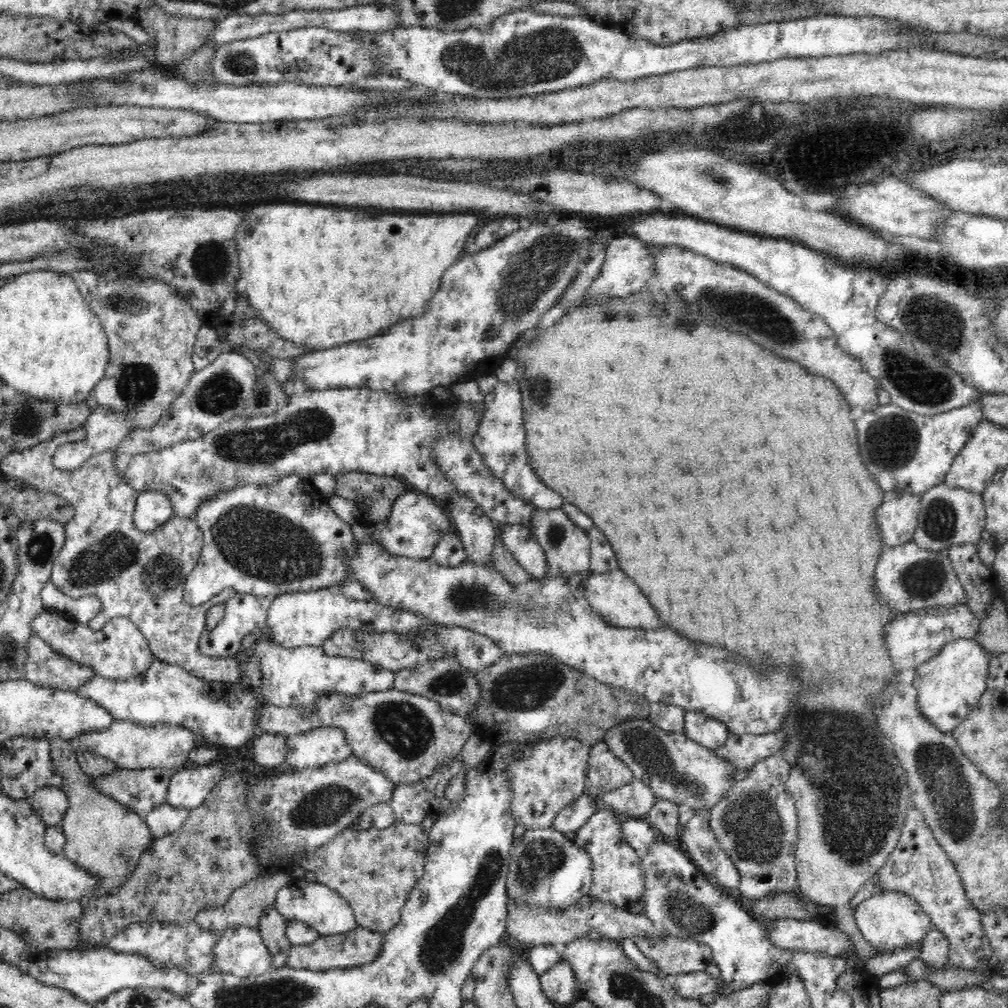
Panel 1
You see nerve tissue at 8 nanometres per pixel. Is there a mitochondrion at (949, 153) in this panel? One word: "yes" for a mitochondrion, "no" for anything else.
no

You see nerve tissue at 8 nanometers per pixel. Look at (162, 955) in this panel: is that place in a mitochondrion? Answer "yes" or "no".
no

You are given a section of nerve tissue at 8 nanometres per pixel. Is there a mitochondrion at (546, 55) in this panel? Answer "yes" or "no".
yes

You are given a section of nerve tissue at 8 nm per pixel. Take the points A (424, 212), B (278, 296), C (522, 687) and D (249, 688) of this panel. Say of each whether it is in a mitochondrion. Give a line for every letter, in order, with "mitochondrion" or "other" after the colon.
A: other
B: other
C: mitochondrion
D: other

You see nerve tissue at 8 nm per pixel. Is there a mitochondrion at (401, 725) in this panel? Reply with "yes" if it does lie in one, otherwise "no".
yes

